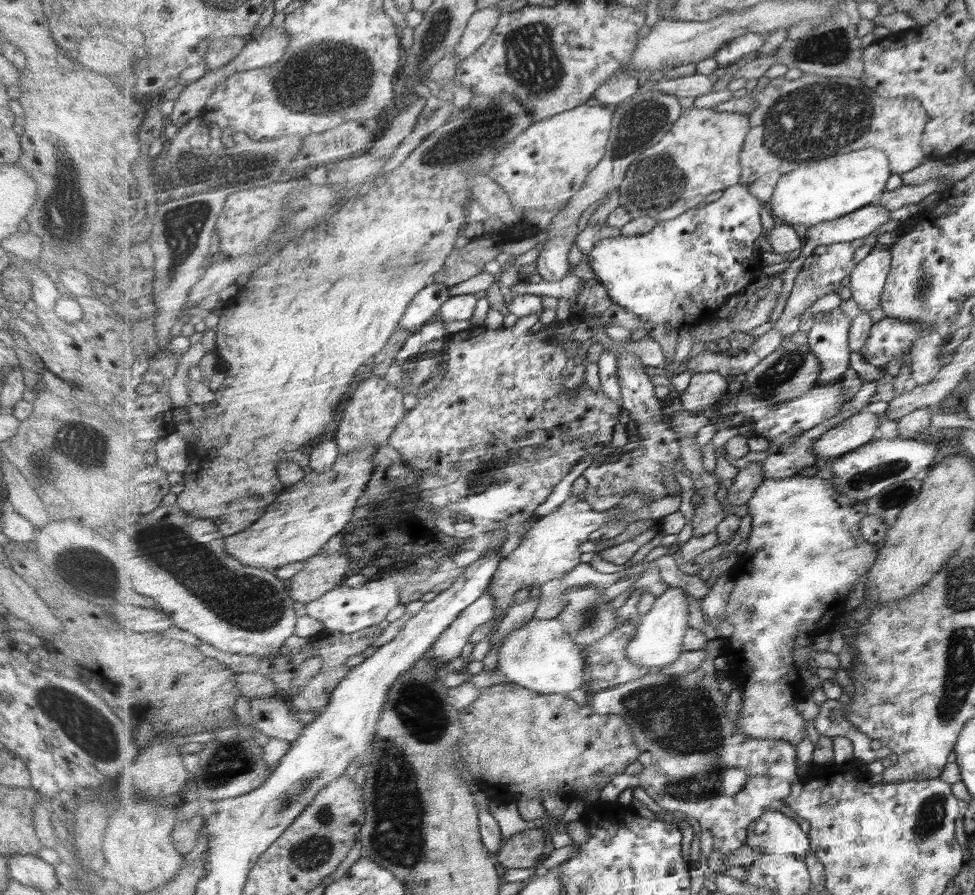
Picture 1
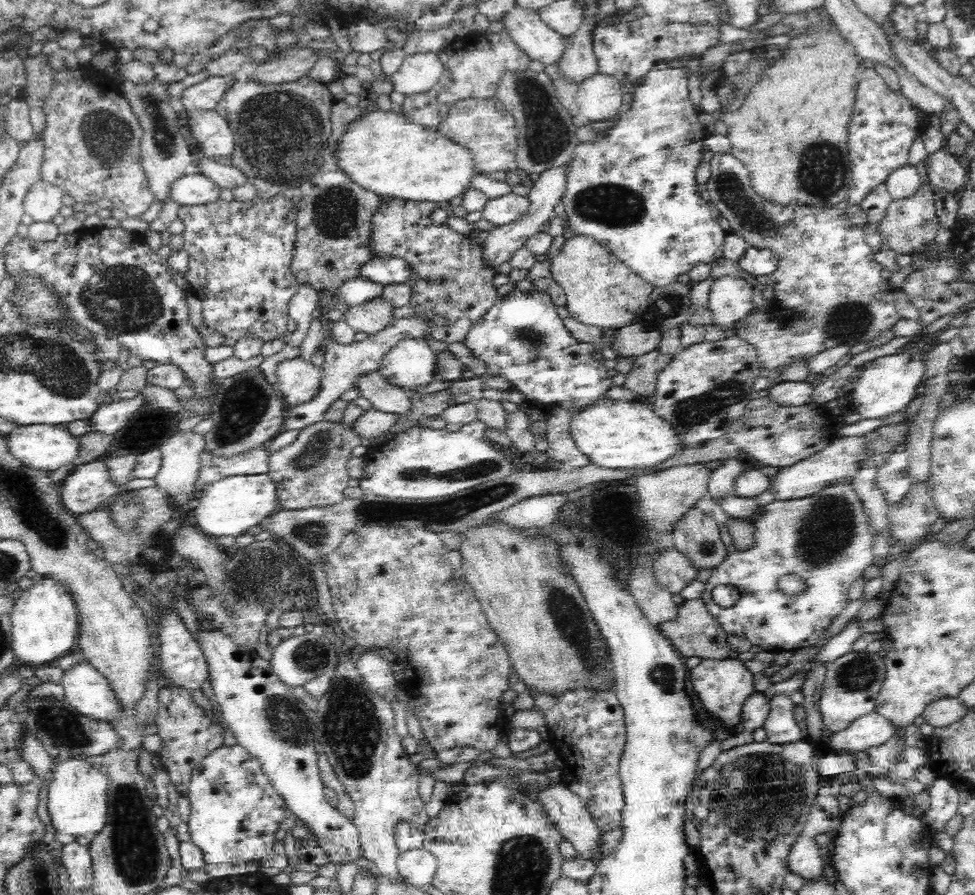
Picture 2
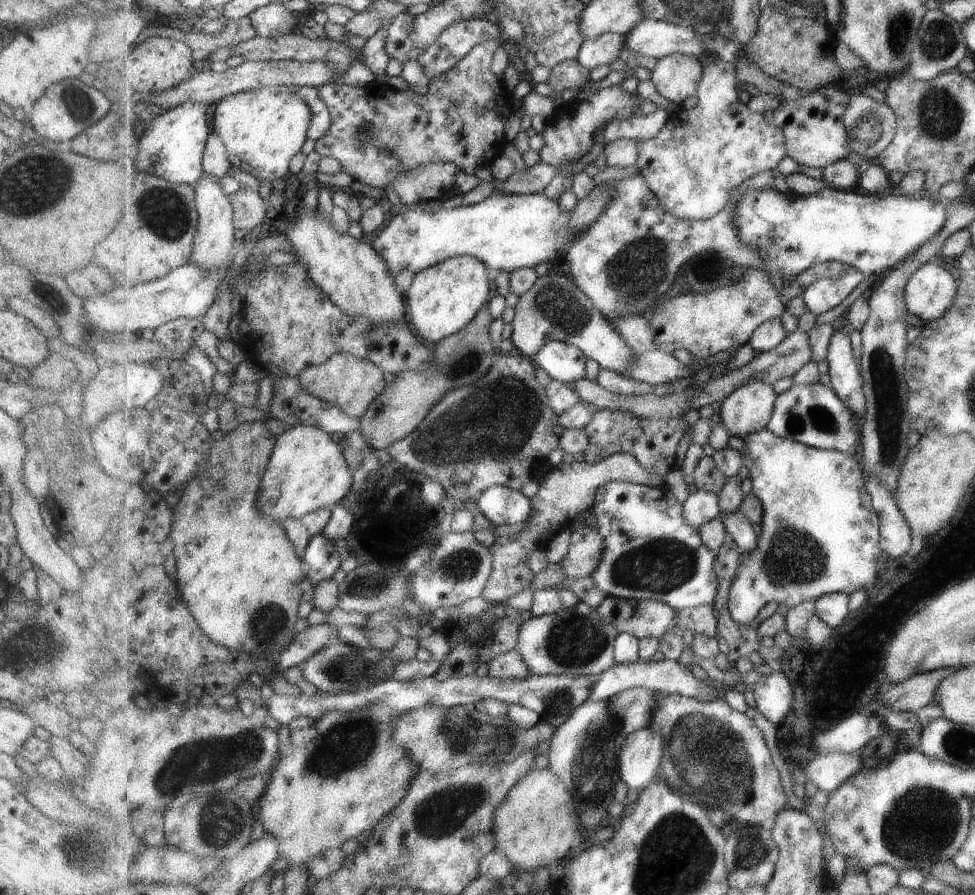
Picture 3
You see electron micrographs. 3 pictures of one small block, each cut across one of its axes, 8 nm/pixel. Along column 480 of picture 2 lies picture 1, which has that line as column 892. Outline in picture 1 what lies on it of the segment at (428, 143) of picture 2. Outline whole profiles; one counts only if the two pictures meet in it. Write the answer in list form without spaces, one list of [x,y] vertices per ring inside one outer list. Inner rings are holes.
[[[861,149],[838,154],[823,160],[799,165],[784,174],[777,183],[770,200],[771,210],[779,223],[801,230],[837,220],[869,205],[877,205],[886,192],[887,181],[894,172],[884,150]]]

